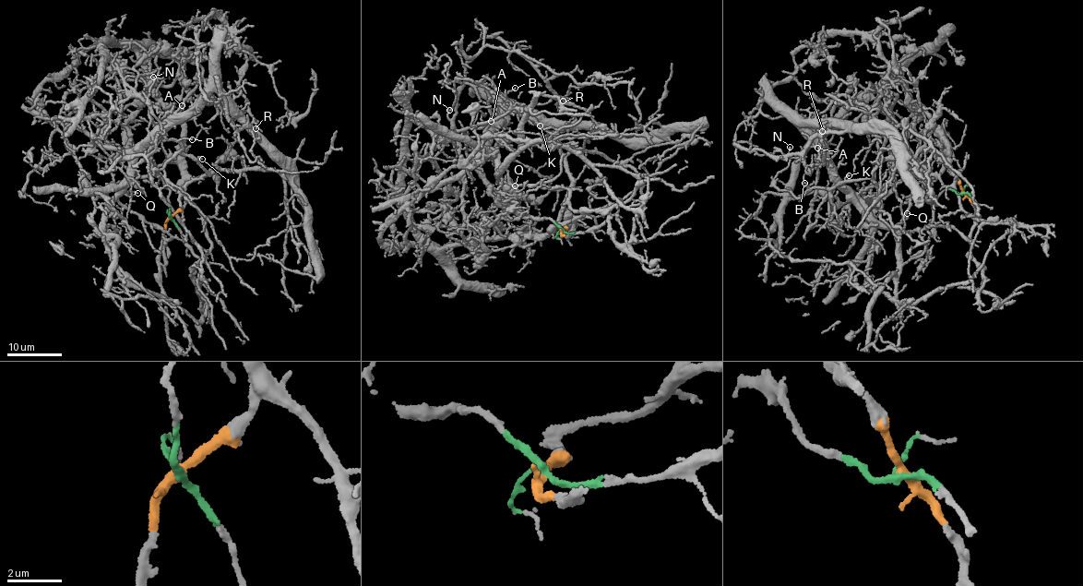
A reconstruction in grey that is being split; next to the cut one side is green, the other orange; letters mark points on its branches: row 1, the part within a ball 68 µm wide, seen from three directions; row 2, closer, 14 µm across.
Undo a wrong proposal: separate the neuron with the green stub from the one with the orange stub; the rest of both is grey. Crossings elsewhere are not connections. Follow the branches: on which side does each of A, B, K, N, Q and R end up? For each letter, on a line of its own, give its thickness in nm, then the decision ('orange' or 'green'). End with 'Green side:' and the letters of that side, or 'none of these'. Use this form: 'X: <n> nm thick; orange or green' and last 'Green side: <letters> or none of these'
A: 140 nm thick; green
B: 110 nm thick; orange
K: 140 nm thick; orange
N: 150 nm thick; orange
Q: 110 nm thick; green
R: 190 nm thick; green
Green side: A, Q, R

